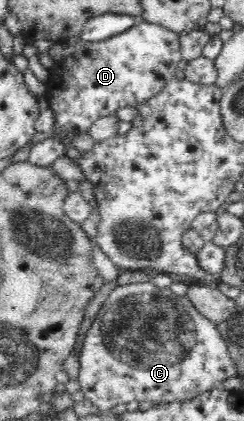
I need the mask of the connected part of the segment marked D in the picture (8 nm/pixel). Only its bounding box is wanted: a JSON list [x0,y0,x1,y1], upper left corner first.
[28,21,182,167]

